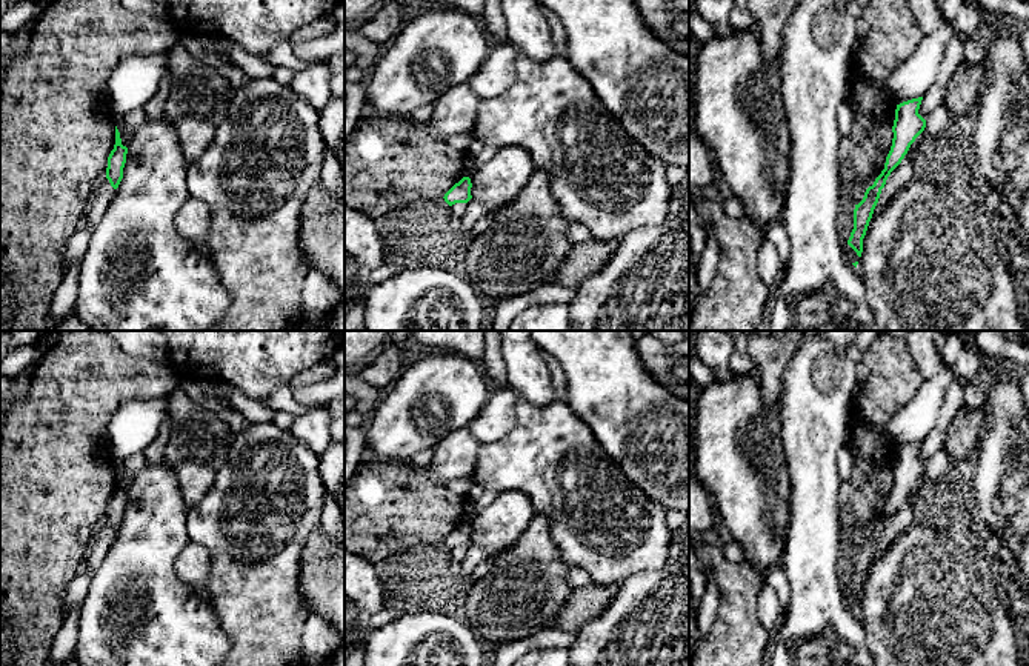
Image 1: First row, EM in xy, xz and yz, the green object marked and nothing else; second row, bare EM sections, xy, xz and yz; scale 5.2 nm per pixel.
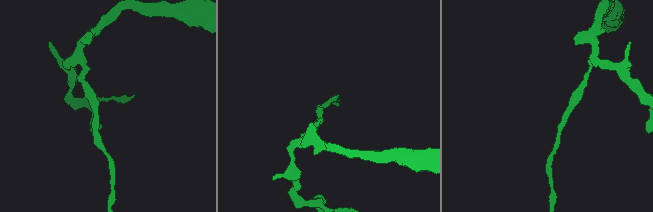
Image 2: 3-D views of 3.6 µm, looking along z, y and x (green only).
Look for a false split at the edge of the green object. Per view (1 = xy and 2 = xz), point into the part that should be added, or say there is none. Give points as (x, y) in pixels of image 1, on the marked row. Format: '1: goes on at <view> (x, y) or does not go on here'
1: does not go on here
2: does not go on here

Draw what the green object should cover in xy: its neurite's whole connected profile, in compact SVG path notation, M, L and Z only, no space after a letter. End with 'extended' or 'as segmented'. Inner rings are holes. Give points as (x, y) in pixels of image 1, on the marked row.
M115 126L115 145L108 157L106 178L114 189L118 188L123 178L123 168L126 163L128 148L122 145L120 132Z; as segmented

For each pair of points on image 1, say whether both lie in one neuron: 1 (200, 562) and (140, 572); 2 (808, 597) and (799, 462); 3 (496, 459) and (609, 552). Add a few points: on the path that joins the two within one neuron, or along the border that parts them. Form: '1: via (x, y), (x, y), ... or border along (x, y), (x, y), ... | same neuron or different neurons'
1: border along (188, 540), (174, 572), (200, 589) | different neurons
2: via (809, 563), (809, 496) | same neuron
3: via (523, 466), (582, 525) | same neuron

